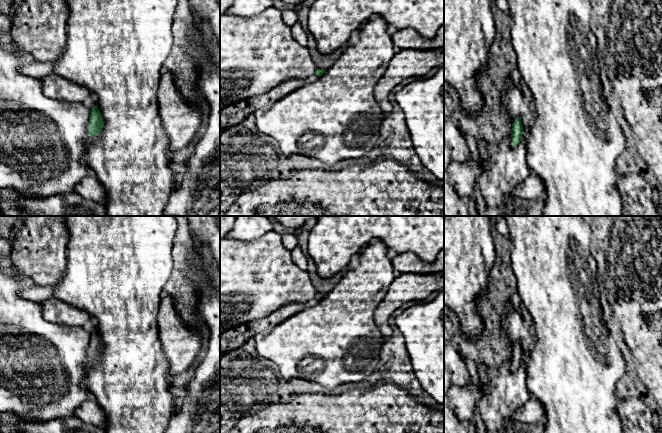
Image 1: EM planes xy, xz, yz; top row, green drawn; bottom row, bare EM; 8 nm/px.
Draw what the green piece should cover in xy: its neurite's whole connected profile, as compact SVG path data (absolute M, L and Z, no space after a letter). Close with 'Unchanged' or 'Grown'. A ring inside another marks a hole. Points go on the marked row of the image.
M54 72L41 78L44 94L52 99L81 102L90 109L87 126L88 135L99 135L104 126L101 113L97 106L97 96L87 87L67 80Z. Grown

